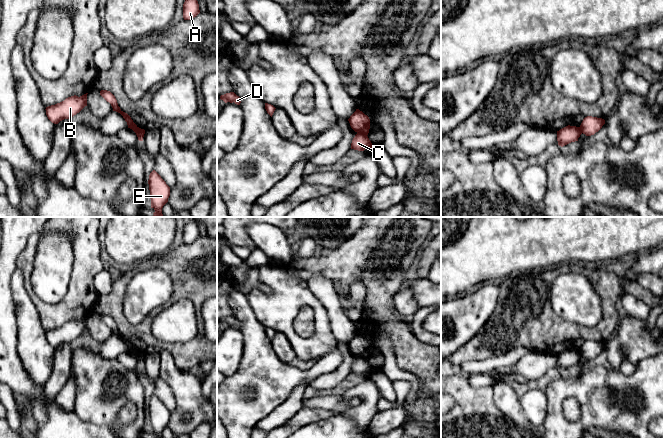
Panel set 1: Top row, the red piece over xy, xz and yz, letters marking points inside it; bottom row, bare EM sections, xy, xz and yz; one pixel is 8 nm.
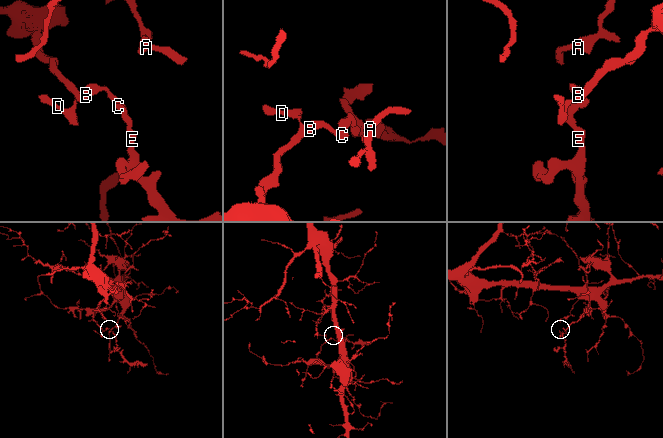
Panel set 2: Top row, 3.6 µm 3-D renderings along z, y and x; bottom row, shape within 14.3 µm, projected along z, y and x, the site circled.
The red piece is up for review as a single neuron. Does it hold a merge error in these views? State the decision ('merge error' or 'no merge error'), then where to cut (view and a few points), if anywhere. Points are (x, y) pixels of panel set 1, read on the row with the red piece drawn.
merge error; cut xz (357, 132), (366, 135)

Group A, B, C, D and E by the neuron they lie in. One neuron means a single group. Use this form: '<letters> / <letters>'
A B C D / E

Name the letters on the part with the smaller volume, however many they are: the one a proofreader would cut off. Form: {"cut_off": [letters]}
{"cut_off": ["E"]}

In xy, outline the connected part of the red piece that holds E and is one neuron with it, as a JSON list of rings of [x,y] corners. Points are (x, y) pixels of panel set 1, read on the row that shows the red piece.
[[[155,170],[150,173],[148,184],[151,208],[155,210],[153,217],[163,217],[162,208],[168,202],[170,187]]]

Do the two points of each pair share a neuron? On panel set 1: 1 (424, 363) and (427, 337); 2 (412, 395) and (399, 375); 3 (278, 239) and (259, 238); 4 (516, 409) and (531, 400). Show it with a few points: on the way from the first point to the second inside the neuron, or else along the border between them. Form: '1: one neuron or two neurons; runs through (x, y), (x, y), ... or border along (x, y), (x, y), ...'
1: two neurons; border along (410, 327), (413, 334), (419, 340), (430, 346)
2: one neuron; runs through (413, 388), (413, 382), (406, 376)
3: one neuron; runs through (273, 239), (264, 238)
4: two neurons; border along (519, 398), (522, 412), (530, 423)

